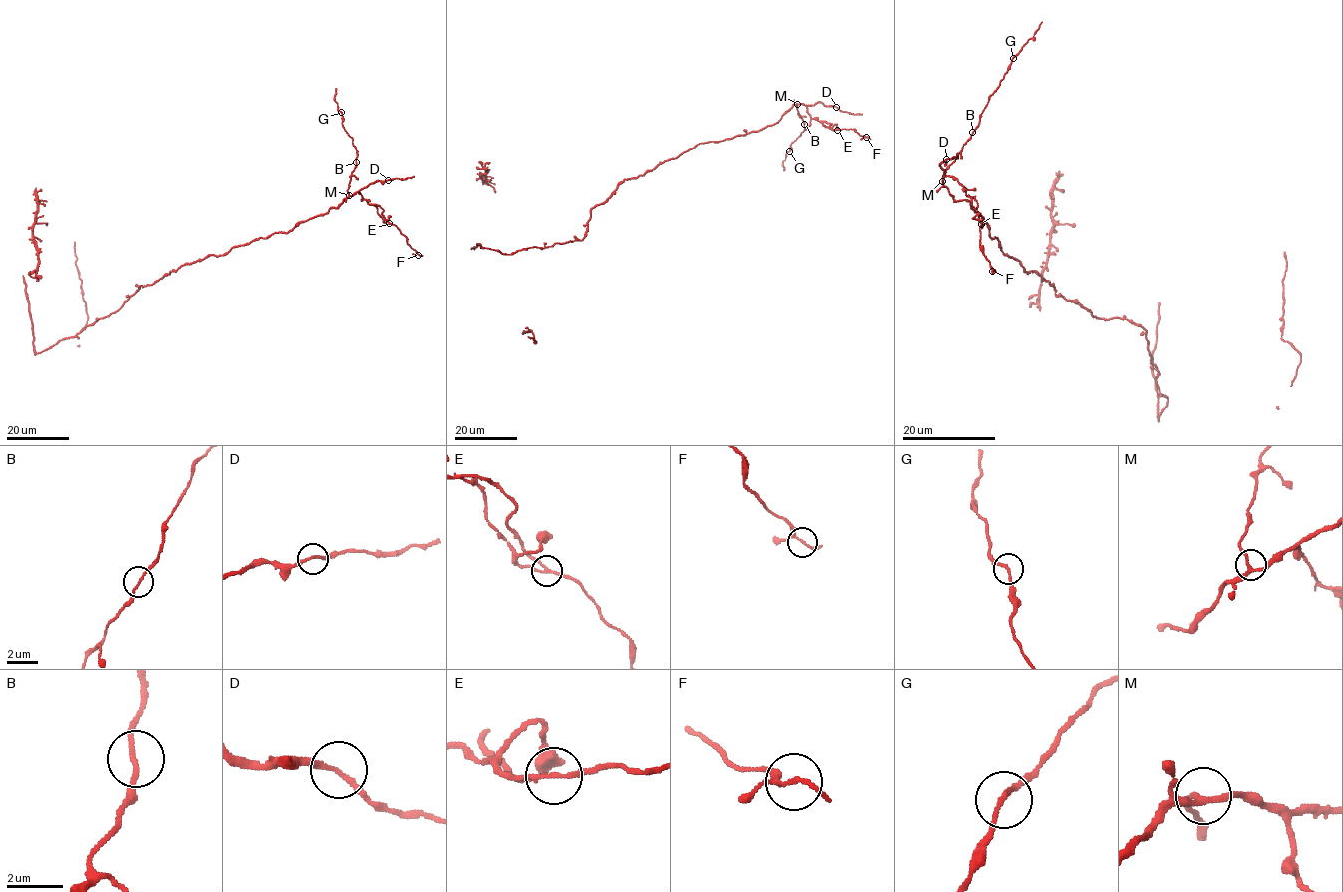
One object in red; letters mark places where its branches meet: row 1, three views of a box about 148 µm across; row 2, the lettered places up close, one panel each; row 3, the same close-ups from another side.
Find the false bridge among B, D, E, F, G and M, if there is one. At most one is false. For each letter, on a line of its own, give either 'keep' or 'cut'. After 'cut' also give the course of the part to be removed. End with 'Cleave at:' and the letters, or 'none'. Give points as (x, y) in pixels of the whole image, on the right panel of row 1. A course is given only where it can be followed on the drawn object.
B: keep
D: keep
E: cut | (981, 224), (977, 201), (969, 194)
F: keep
G: keep
M: keep
Cleave at: E

